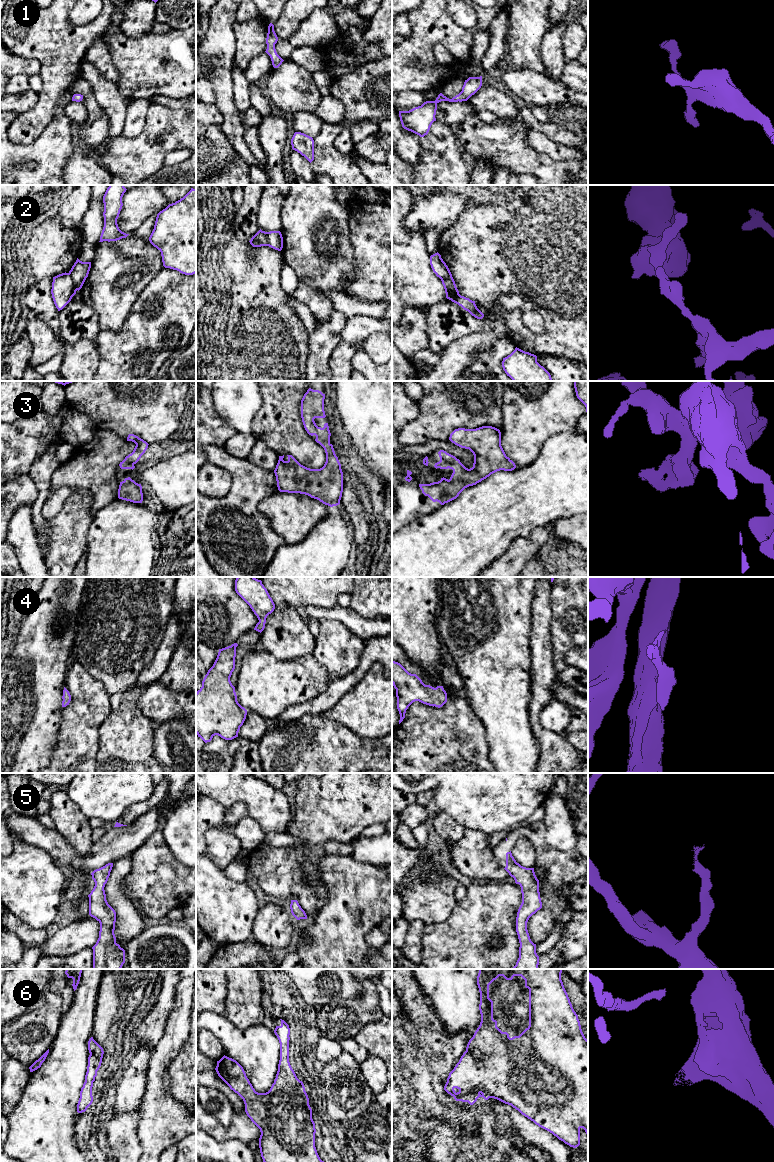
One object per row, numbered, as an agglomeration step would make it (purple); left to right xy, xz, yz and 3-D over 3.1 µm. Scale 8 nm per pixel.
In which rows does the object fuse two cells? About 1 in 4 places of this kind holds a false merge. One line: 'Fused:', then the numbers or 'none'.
Fused: 2

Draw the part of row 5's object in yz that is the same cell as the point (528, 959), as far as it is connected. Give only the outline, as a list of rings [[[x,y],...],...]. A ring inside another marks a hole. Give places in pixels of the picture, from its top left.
[[[511,851],[506,853],[506,867],[504,868],[515,883],[519,884],[522,893],[522,903],[516,917],[516,932],[520,947],[519,958],[513,969],[538,969],[539,956],[527,930],[529,918],[542,908],[539,892],[539,880],[534,868],[526,868],[516,862]]]

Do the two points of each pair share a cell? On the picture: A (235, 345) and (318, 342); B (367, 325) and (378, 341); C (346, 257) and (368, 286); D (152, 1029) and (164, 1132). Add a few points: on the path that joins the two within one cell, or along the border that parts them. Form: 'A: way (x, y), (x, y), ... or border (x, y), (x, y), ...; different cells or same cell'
A: border (308, 332), (308, 356), (305, 365); different cells
B: border (381, 332), (370, 334), (361, 344); different cells
C: border (352, 248), (357, 272), (348, 278), (344, 291); different cells
D: border (165, 1025), (163, 1035), (152, 1049); different cells

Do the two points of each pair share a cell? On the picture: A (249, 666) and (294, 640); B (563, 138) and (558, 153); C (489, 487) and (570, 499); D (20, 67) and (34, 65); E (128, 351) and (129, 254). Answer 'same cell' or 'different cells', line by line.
A: different cells
B: different cells
C: same cell
D: same cell
E: different cells

